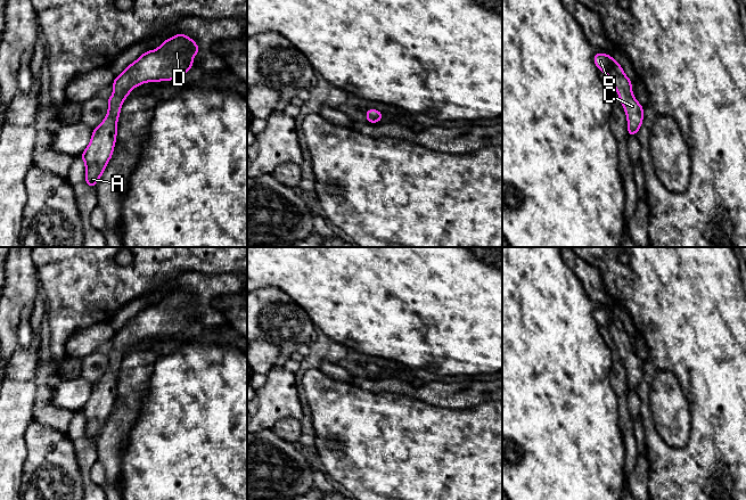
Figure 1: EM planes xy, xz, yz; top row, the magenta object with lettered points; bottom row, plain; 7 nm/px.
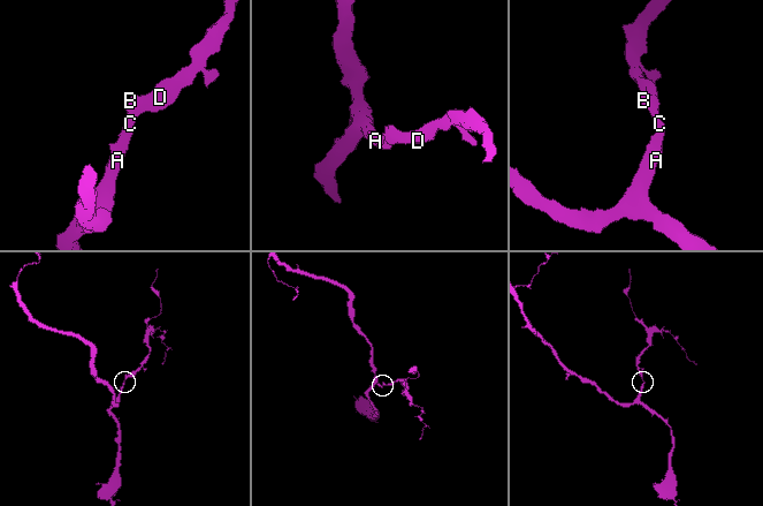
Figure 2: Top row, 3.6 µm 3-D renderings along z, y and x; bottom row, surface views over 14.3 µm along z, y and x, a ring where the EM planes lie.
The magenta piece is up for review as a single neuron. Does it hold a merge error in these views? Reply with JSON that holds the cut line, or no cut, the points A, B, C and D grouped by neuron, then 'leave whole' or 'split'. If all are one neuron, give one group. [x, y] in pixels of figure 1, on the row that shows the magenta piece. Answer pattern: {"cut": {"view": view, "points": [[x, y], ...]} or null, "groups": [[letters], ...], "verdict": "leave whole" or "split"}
{"cut": null, "groups": [["A", "B", "C", "D"]], "verdict": "leave whole"}

